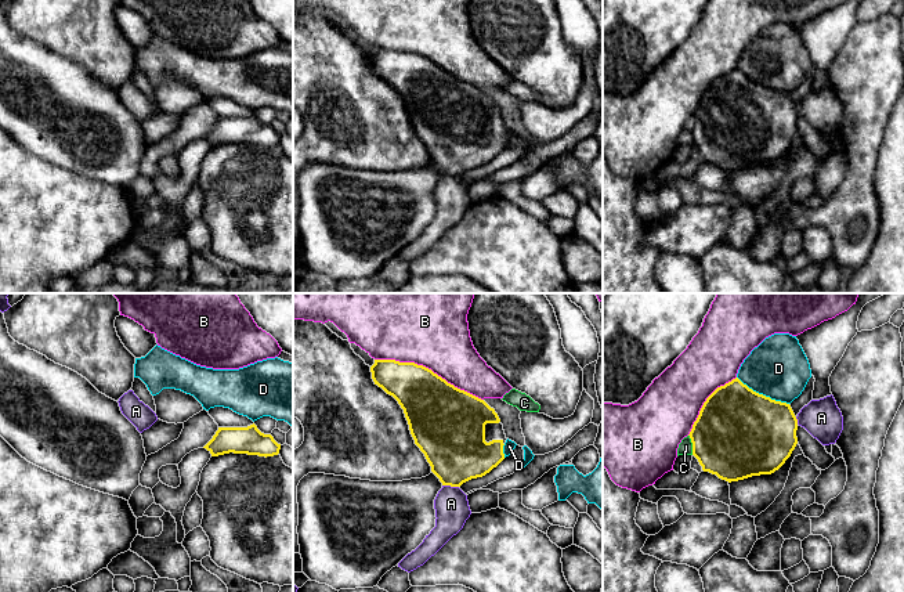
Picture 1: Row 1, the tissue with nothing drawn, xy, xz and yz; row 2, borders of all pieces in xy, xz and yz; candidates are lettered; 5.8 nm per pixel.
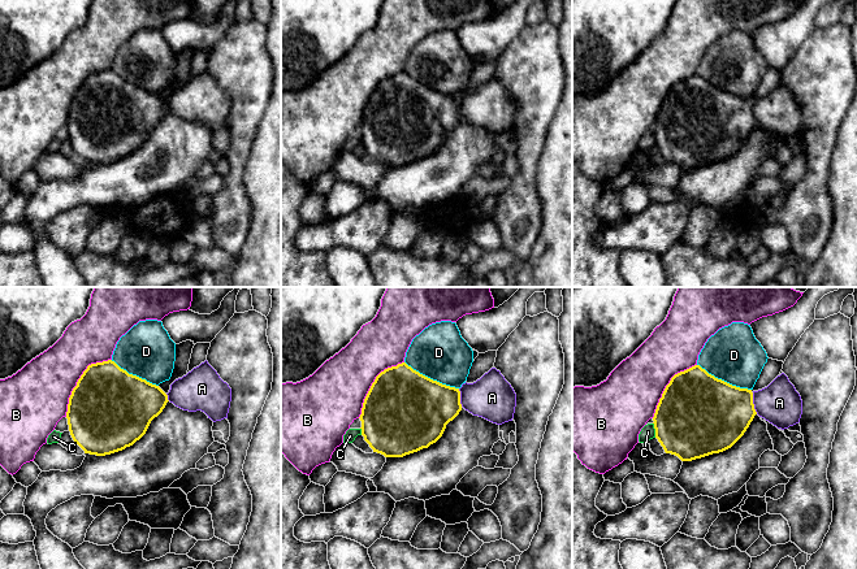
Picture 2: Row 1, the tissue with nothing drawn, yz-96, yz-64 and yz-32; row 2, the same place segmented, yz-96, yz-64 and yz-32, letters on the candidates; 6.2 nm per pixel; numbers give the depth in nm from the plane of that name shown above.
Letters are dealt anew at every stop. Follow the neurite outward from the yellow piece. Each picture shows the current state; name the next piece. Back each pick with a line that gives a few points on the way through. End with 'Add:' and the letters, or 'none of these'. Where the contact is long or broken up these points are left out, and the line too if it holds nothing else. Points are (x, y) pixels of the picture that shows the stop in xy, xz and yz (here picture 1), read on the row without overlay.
Add: none of these

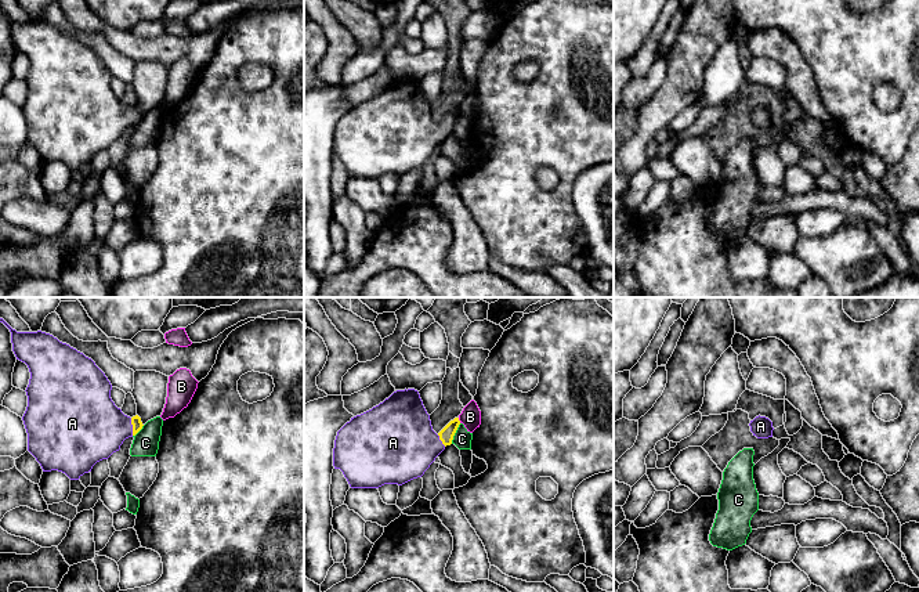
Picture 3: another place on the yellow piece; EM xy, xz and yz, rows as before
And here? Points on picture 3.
A: across xy (136, 111), (133, 116), (90, 118)
Add: A

